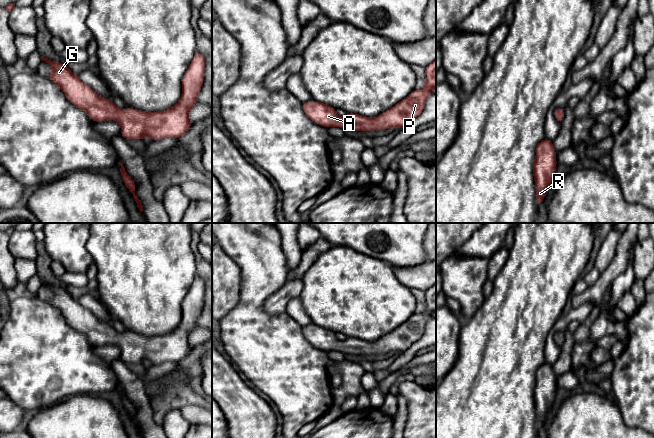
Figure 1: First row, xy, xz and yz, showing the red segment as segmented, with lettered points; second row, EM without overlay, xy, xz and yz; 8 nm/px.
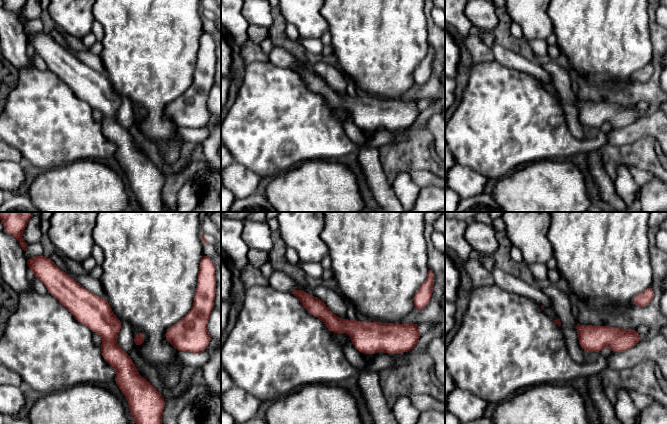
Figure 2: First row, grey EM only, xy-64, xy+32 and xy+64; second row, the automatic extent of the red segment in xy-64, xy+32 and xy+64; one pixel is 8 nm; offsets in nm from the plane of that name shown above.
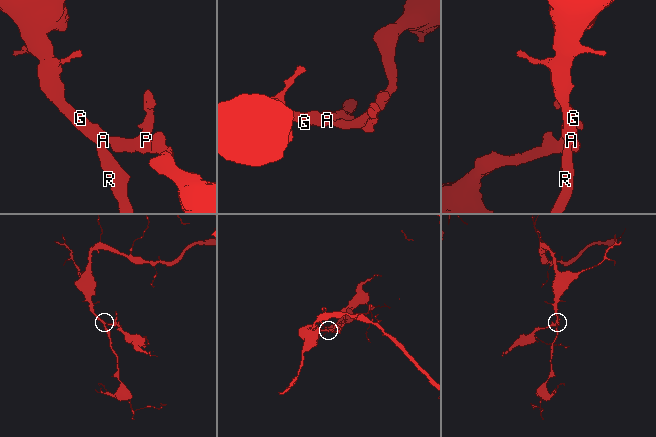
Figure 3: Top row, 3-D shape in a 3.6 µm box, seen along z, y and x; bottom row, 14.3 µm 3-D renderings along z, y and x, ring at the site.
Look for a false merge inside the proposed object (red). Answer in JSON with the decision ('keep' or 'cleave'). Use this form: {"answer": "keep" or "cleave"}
{"answer": "keep"}

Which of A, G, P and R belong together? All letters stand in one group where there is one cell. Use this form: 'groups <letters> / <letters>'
groups A G P R

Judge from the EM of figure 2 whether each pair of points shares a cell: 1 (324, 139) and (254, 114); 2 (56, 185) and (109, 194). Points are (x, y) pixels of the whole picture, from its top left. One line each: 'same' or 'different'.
1: same
2: same

